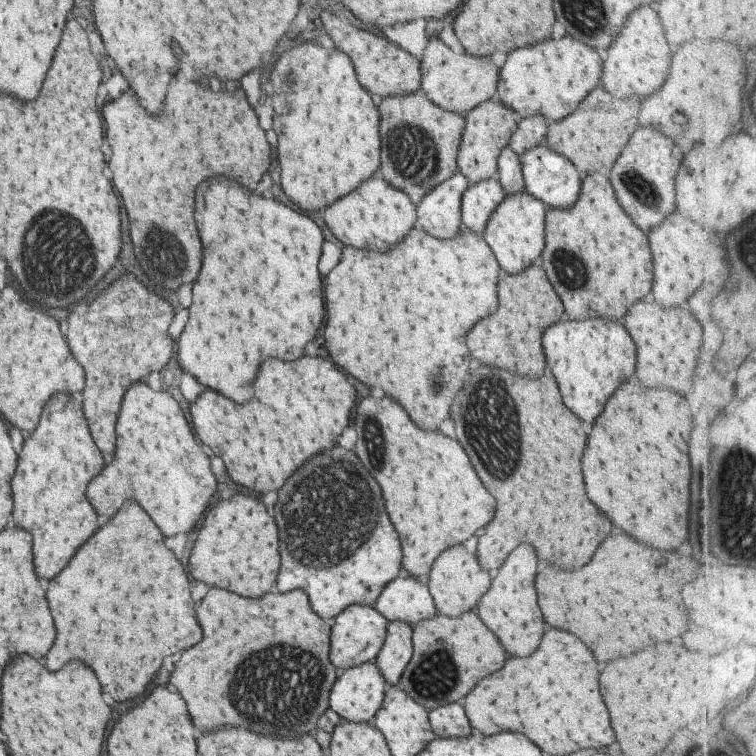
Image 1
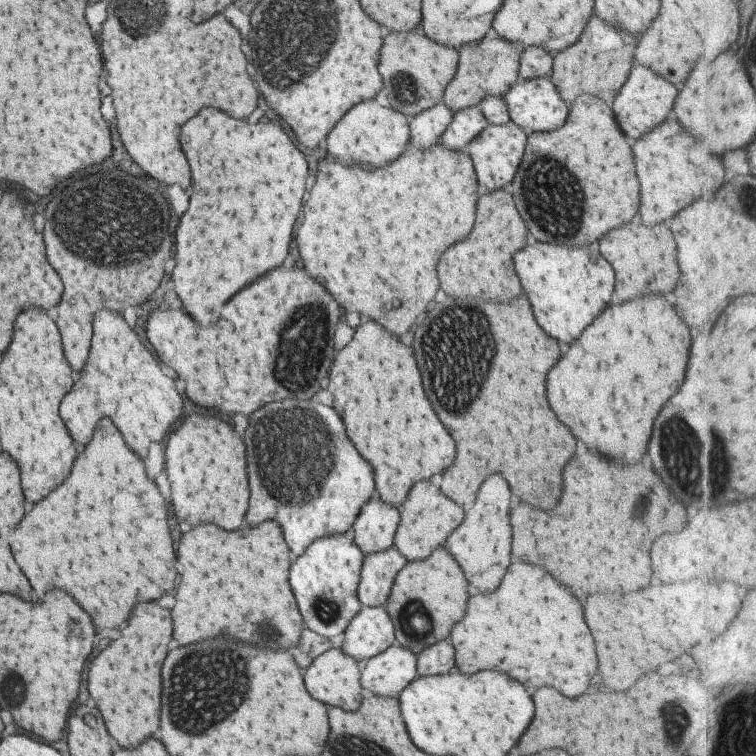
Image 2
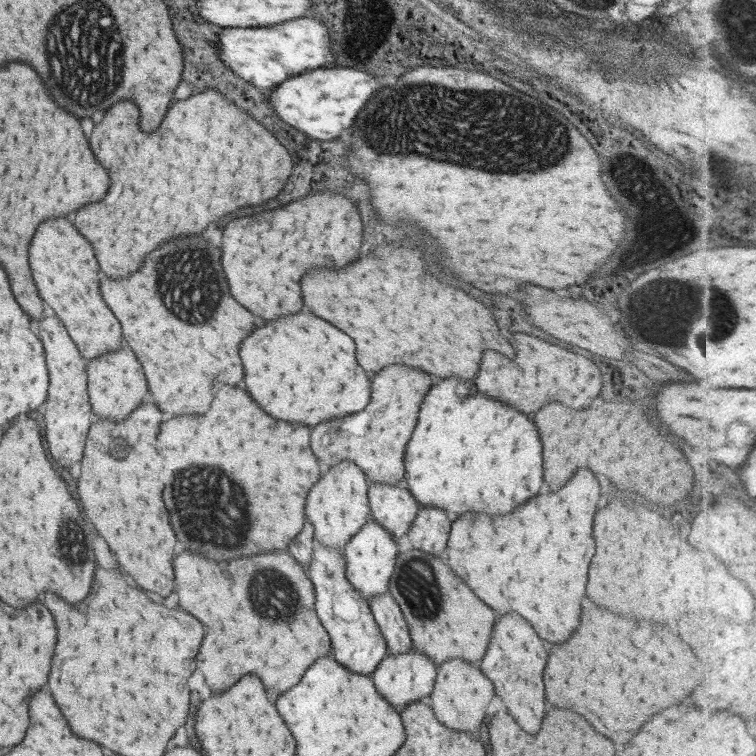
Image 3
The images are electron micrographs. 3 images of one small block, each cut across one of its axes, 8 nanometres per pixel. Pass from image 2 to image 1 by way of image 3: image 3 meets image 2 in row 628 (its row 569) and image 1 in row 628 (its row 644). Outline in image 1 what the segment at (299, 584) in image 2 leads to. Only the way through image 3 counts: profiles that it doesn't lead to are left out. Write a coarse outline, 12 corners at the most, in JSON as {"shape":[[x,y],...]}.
{"shape":[[349,605],[330,623],[334,670],[374,660],[387,621]]}

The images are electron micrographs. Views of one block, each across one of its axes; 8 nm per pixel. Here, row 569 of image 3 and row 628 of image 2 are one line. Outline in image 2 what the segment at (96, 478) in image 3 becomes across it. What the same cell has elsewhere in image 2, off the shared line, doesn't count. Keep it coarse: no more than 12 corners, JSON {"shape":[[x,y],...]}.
{"shape":[[135,604],[87,666],[121,748],[157,728],[169,610]]}

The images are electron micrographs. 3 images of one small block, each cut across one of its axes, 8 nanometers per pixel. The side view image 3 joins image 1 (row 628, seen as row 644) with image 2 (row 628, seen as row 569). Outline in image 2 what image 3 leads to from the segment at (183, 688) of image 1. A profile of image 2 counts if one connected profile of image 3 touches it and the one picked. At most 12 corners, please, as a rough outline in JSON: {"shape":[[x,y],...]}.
{"shape":[[275,522],[179,538],[185,646],[287,648],[303,624]]}

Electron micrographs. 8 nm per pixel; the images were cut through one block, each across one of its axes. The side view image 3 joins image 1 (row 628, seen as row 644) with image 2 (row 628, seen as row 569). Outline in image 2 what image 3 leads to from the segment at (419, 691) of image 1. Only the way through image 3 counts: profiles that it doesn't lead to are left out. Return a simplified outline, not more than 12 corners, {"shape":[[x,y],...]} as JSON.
{"shape":[[445,548],[407,561],[384,606],[416,655],[449,640],[467,580]]}

